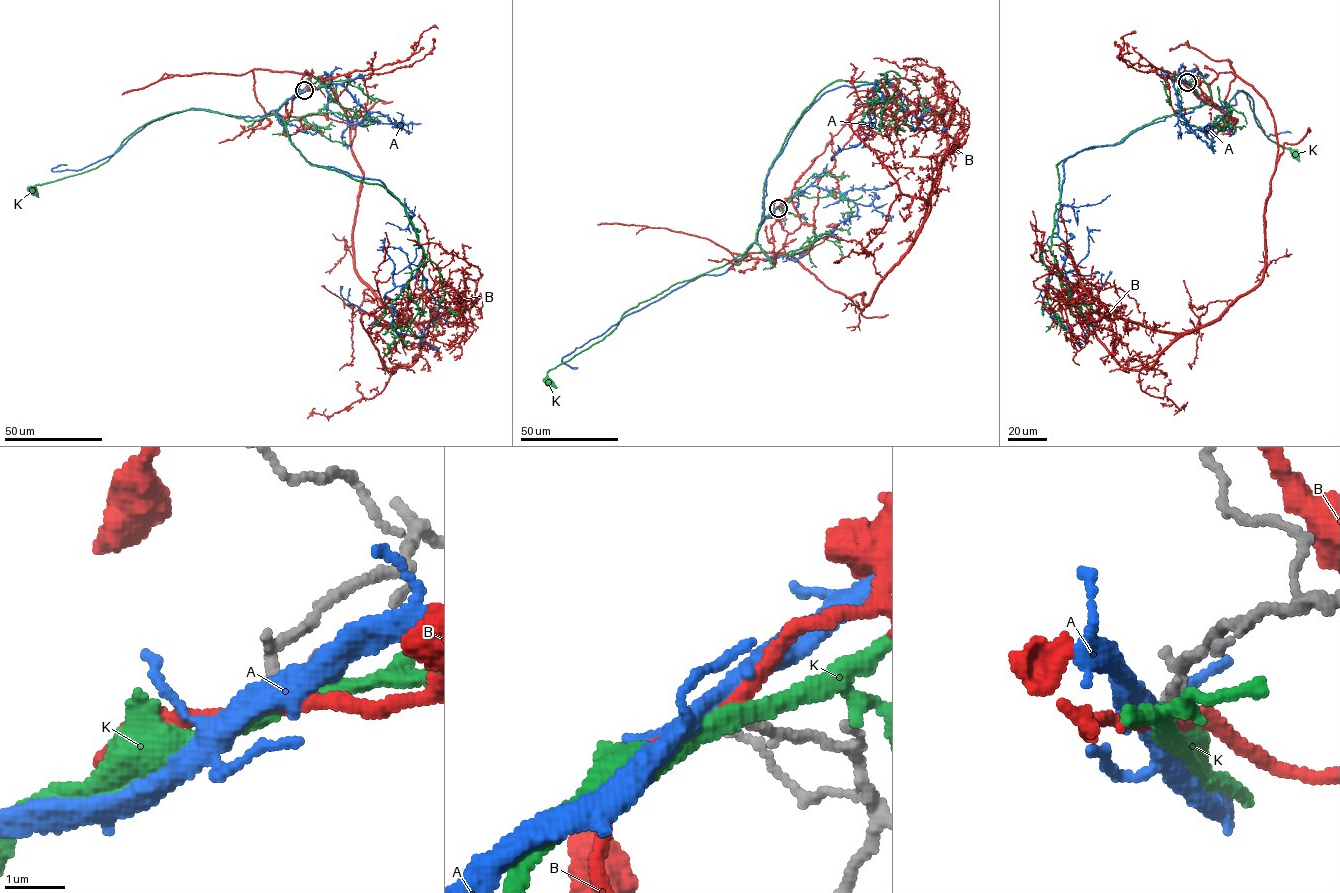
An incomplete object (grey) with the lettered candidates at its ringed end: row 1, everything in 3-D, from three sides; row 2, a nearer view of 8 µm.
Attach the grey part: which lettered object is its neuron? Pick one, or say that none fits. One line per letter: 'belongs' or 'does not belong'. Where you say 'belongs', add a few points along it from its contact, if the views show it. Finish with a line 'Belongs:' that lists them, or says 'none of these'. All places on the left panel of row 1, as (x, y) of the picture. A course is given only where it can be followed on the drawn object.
A: belongs; course (304, 90), (279, 122), (311, 164), (379, 180), (403, 205), (422, 259), (392, 301), (391, 327), (440, 346)
B: does not belong
K: does not belong
Belongs: A

